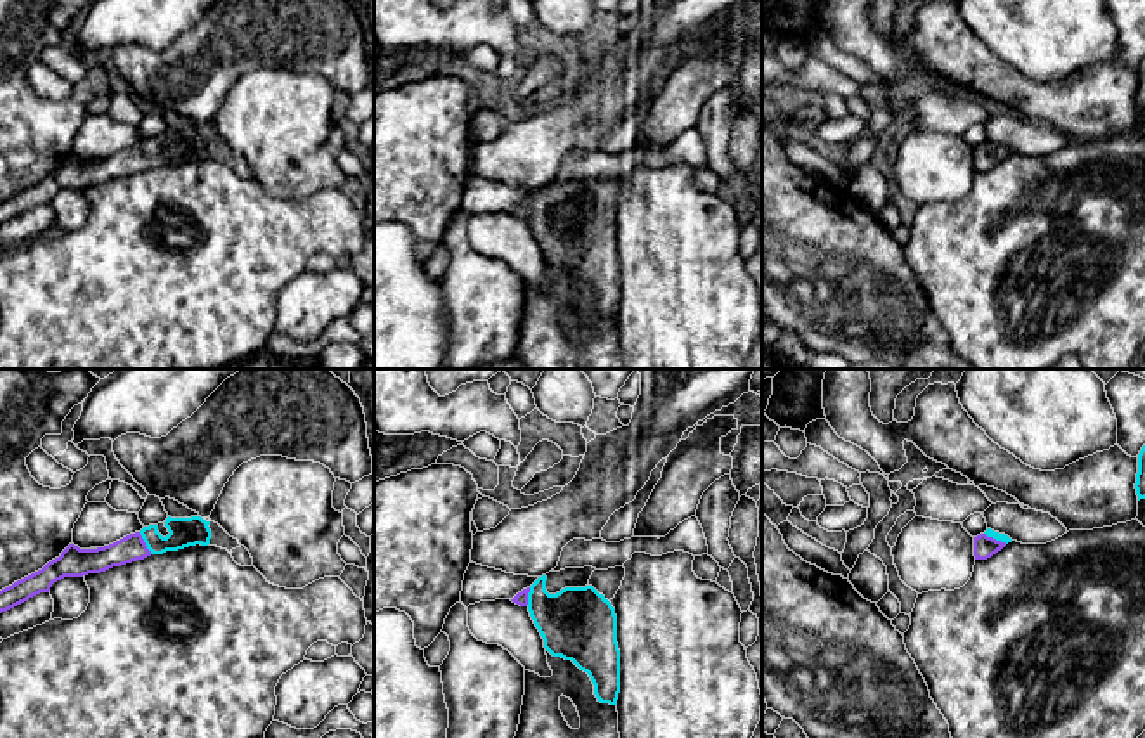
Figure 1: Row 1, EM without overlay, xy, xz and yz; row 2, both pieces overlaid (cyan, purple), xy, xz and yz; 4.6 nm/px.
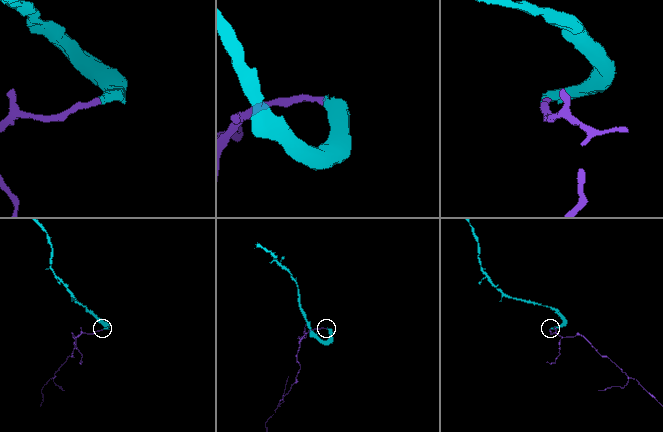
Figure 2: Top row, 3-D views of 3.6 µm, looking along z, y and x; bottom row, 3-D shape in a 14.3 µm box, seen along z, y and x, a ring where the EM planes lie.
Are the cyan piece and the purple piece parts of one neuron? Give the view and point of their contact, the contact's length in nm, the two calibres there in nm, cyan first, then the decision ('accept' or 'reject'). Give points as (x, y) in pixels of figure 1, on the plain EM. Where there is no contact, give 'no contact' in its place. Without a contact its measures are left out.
contact yz (996, 151); length 120 nm; calibres 40 and 100 nm; accept

